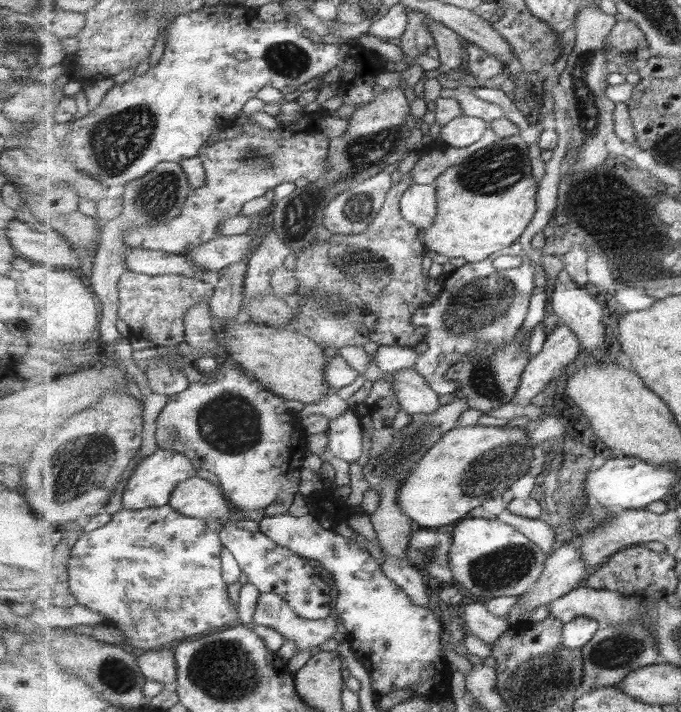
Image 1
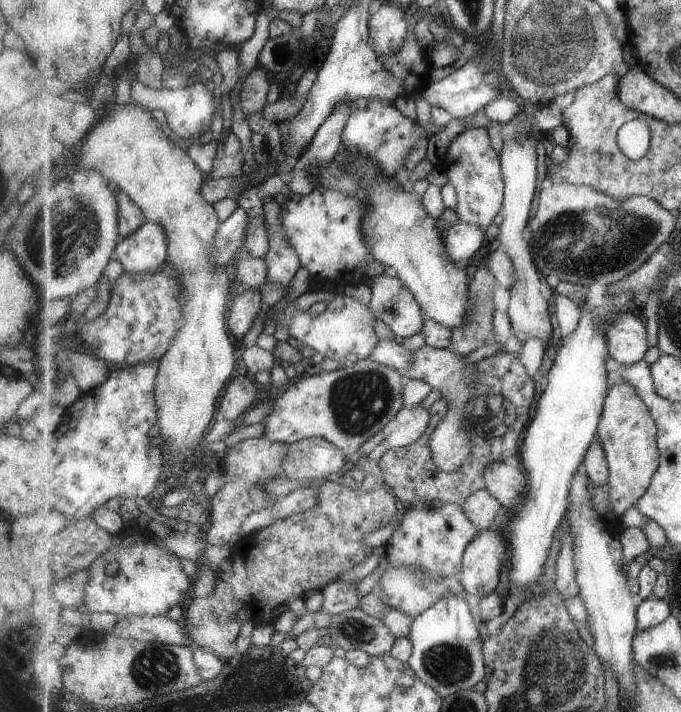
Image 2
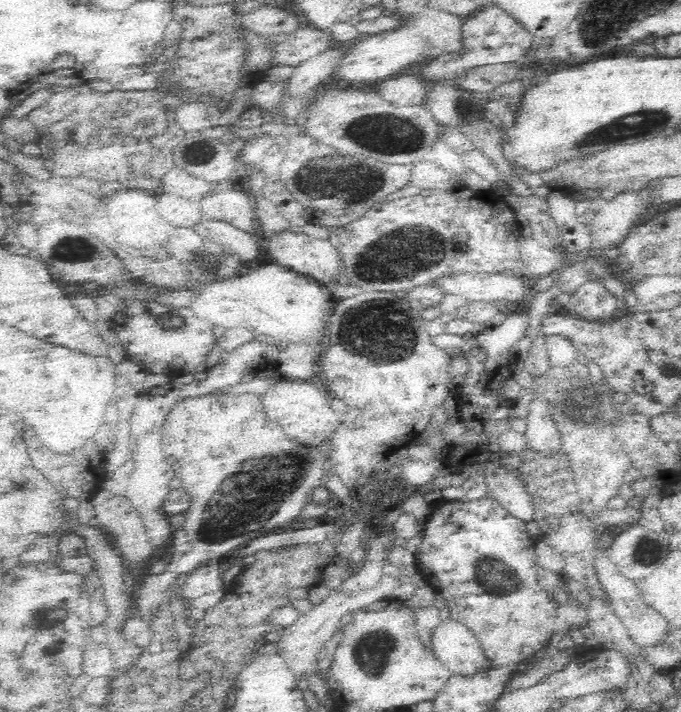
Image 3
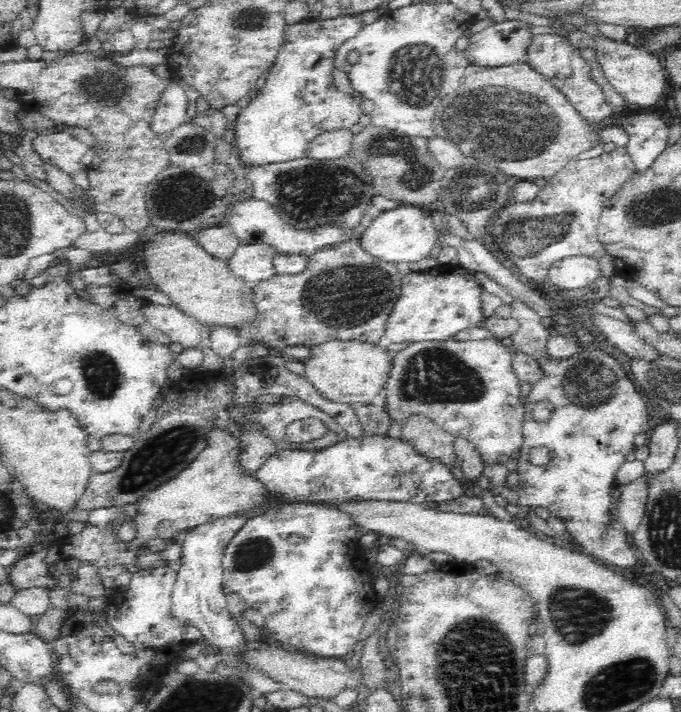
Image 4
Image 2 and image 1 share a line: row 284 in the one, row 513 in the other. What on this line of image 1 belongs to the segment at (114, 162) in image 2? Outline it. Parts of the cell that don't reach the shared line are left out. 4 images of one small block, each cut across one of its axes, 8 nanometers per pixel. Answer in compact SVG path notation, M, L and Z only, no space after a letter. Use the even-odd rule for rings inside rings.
M199 476L181 482L171 495L170 505L191 518L223 520L231 514L221 487Z

